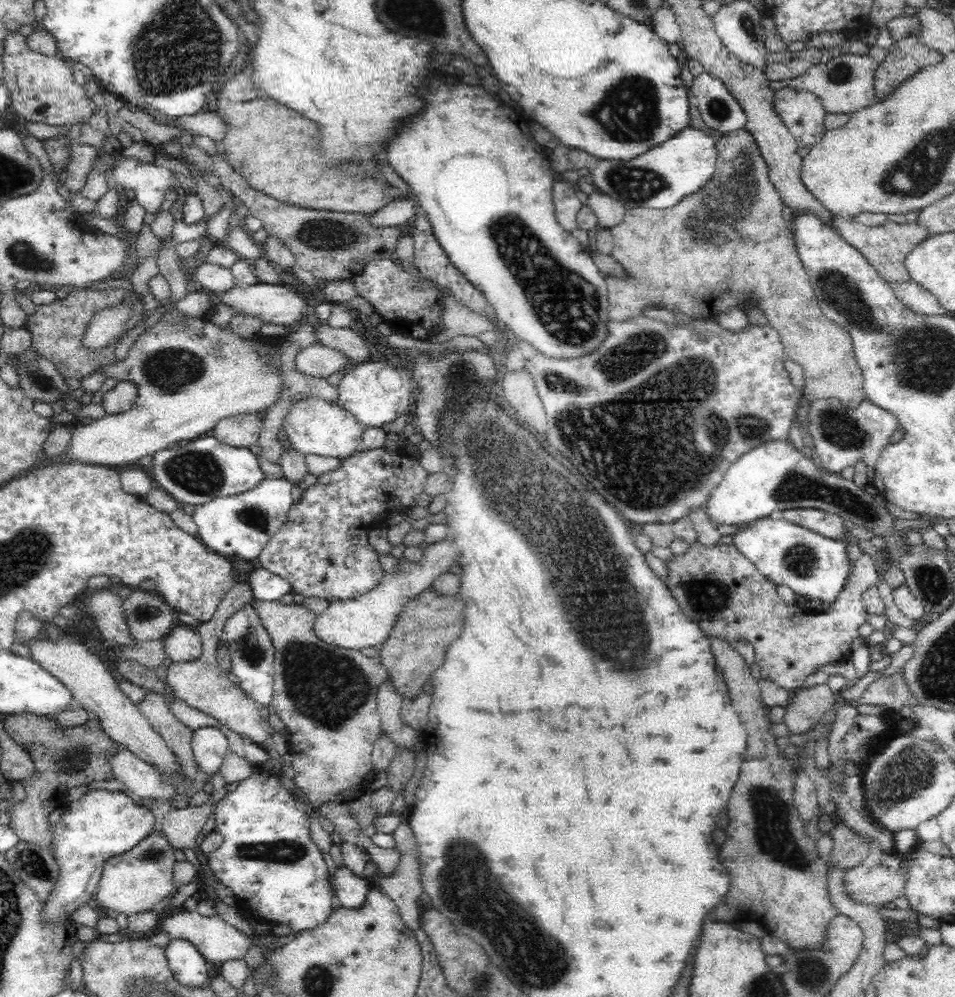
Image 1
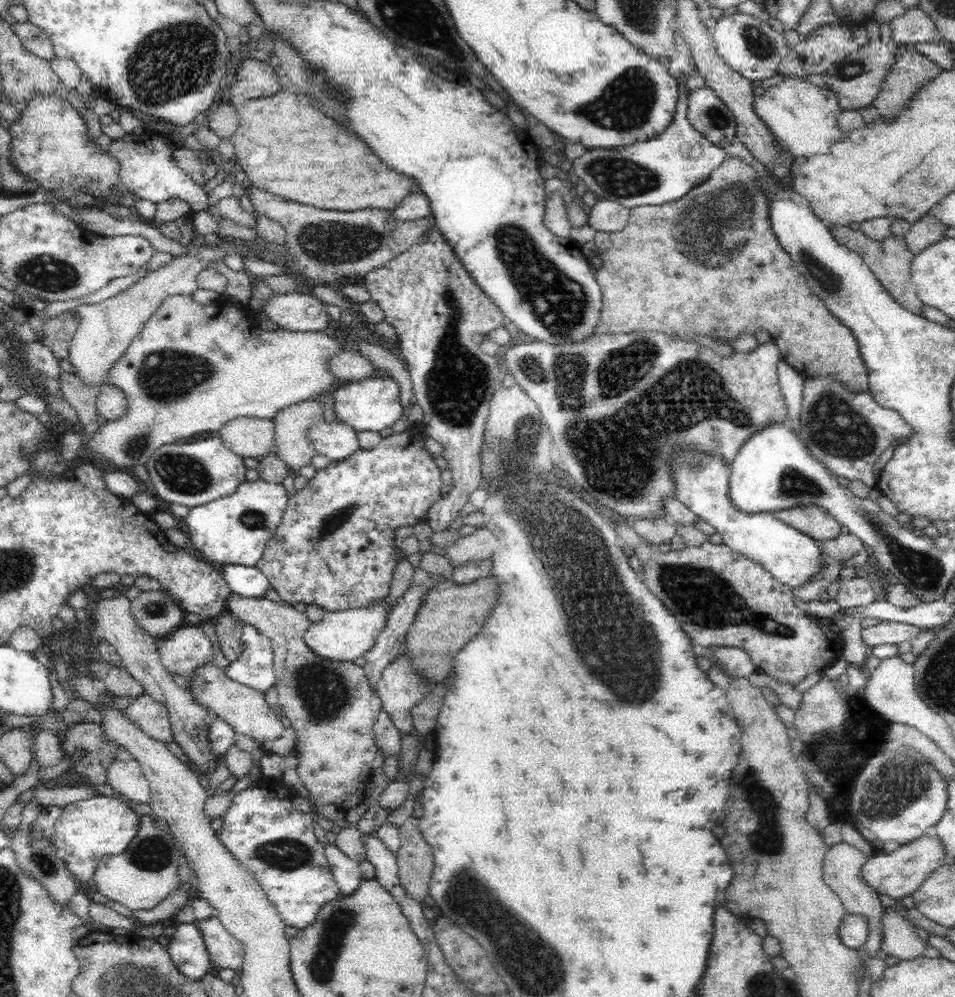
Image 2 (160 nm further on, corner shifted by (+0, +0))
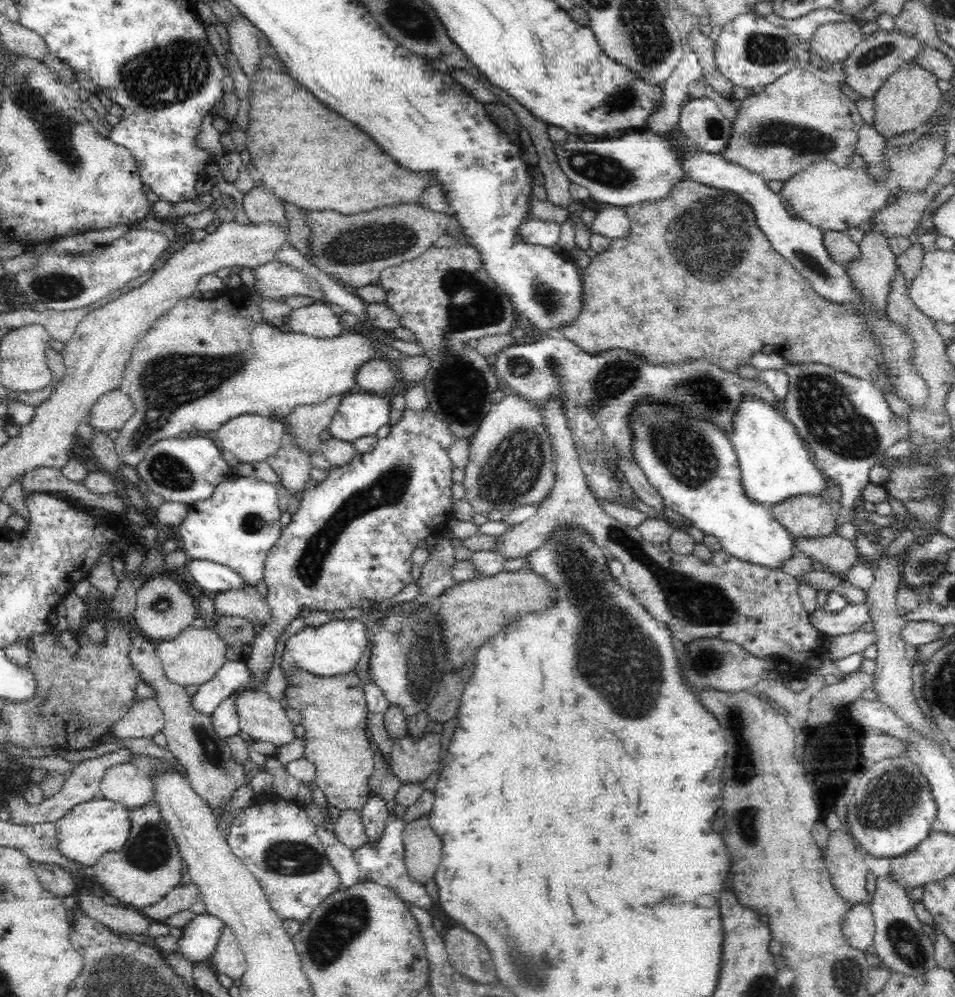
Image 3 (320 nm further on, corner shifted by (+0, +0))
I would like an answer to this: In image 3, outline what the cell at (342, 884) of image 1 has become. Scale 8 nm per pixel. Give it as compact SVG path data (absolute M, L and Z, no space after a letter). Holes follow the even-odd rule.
M316 824L316 834L326 849L327 857L331 865L338 872L341 878L341 887L348 888L361 881L360 869L353 857L353 850L342 844L335 837L333 831L324 828L323 825Z

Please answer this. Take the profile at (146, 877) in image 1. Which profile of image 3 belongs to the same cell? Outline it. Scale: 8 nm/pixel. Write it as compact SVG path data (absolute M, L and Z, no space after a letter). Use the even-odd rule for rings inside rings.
M154 799L144 806L130 810L129 819L129 837L124 848L103 854L92 867L102 888L106 888L109 894L118 898L125 906L141 910L145 906L156 904L178 885L182 878L182 869L186 867L174 835L163 820Z

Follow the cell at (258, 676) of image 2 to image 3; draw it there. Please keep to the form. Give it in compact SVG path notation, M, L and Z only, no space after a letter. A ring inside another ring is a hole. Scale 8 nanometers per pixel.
M226 661L226 664L218 670L218 674L199 687L192 698L193 709L202 715L211 714L216 707L232 694L234 690L240 690L253 679L253 672L249 671L248 662Z

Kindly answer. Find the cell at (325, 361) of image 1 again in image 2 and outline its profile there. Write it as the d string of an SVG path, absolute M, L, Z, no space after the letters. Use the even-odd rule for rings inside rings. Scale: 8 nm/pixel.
M346 349L329 360L330 370L334 376L345 382L358 382L371 376L382 375L368 358Z

